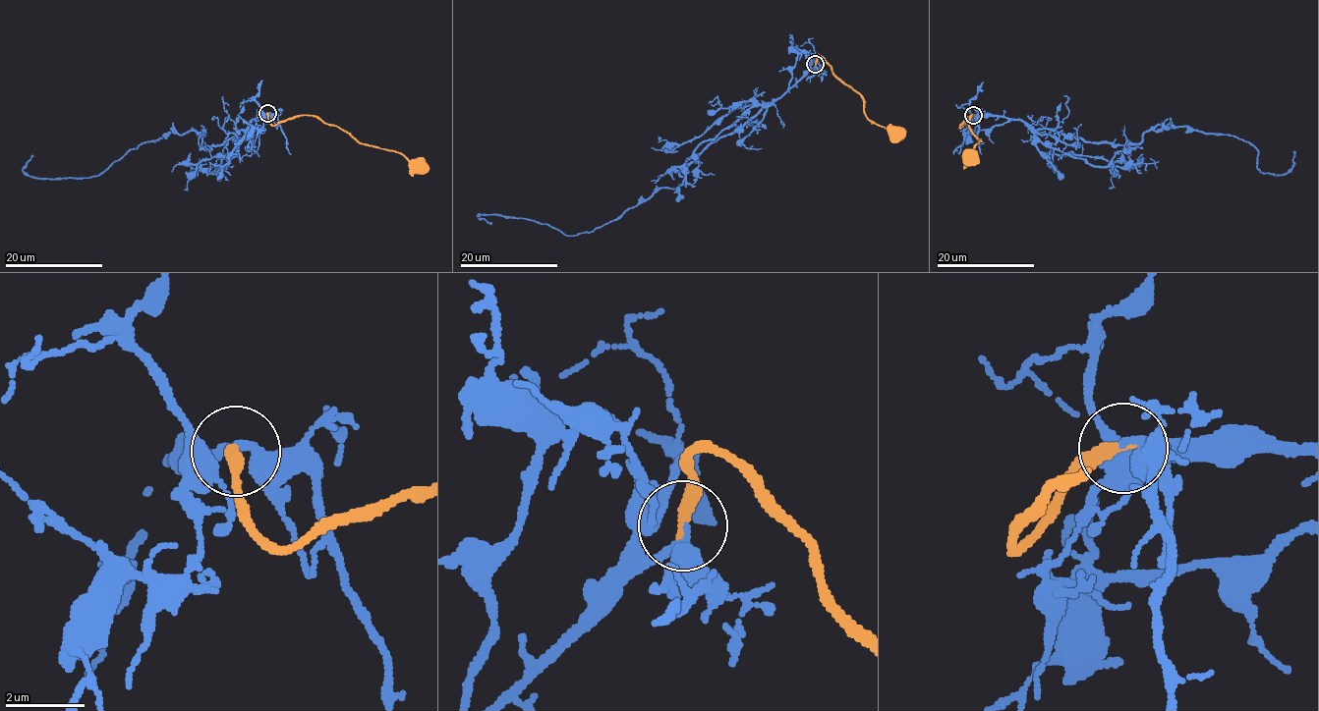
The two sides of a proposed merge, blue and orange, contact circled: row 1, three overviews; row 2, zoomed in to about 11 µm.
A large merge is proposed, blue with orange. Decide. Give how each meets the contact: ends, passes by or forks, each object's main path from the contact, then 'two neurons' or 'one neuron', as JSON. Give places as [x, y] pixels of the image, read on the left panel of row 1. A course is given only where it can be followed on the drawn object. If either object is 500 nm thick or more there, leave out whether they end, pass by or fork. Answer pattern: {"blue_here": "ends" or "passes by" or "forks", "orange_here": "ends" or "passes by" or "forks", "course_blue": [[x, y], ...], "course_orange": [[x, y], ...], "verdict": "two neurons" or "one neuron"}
{"blue_here": "passes by", "orange_here": "ends", "course_blue": [[267, 113], [209, 148], [200, 150], [195, 131], [143, 141], [96, 176], [31, 178], [23, 167], [32, 155]], "course_orange": [[267, 113], [274, 126], [296, 116], [319, 118], [363, 143], [400, 152], [429, 168]], "verdict": "one neuron"}

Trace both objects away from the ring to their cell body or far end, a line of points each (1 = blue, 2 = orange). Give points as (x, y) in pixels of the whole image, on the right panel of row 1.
1: (973, 115), (1119, 144), (1158, 125), (1232, 135), (1275, 175), (1294, 151)
2: (973, 115), (959, 128), (971, 114), (968, 123), (980, 139), (973, 144), (972, 152), (966, 152), (966, 160)

